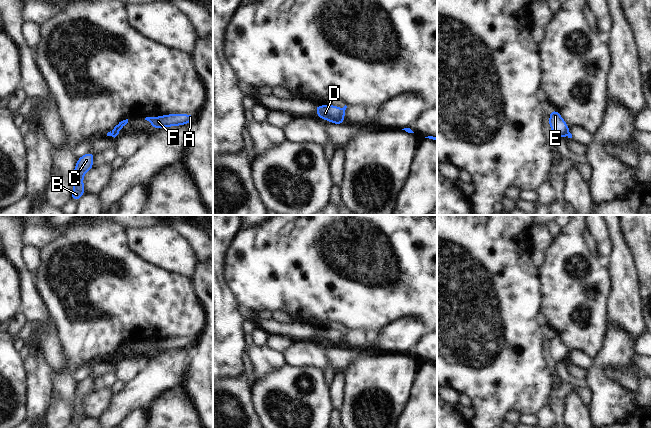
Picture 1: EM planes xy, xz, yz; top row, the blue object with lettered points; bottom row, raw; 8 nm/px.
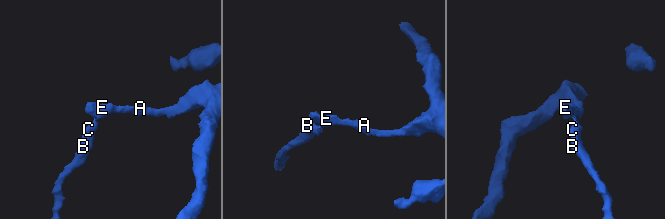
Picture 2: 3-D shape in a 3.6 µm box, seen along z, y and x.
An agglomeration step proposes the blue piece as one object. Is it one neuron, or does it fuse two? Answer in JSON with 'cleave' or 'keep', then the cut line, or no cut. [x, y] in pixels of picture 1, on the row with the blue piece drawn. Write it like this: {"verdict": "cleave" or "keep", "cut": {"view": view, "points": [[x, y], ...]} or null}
{"verdict": "cleave", "cut": {"view": "xy", "points": [[118, 132], [107, 134]]}}

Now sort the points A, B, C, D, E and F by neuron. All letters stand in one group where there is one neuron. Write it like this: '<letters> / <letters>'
A D E F / B C

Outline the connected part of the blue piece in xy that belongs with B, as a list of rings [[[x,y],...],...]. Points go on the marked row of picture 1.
[[[87,152],[77,159],[75,168],[73,171],[73,190],[71,194],[71,199],[74,202],[84,196],[86,193],[84,191],[84,175],[91,169],[94,168],[93,161],[96,153]]]

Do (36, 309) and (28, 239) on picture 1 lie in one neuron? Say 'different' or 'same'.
different

